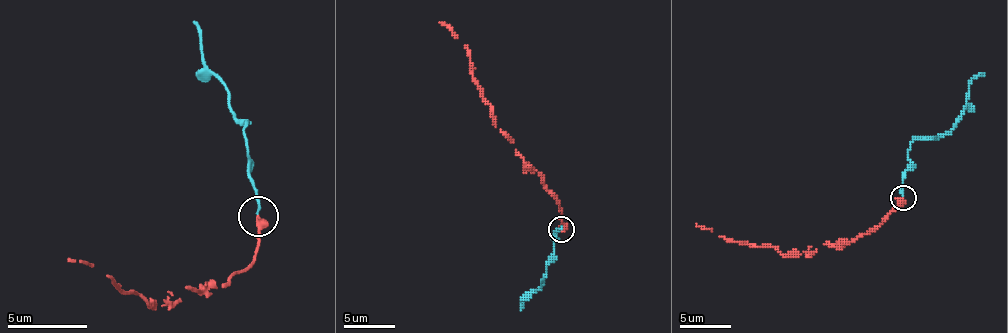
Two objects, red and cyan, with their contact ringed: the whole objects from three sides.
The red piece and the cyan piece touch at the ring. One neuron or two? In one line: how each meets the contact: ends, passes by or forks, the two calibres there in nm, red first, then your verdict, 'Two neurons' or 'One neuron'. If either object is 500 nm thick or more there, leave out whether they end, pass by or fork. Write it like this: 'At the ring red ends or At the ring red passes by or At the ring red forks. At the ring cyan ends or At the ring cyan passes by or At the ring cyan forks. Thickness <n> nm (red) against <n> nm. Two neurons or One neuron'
At the ring red ends. At the ring cyan ends. Thickness 480 nm (red) against 170 nm. One neuron

